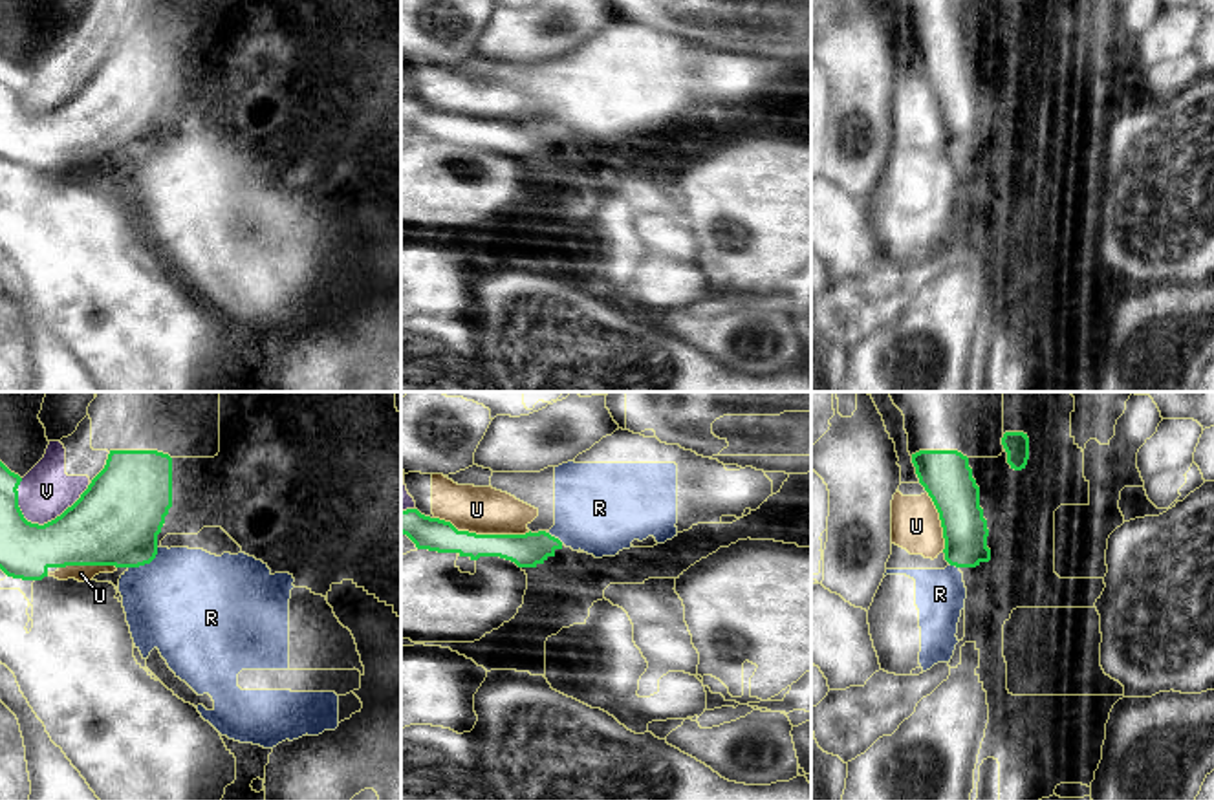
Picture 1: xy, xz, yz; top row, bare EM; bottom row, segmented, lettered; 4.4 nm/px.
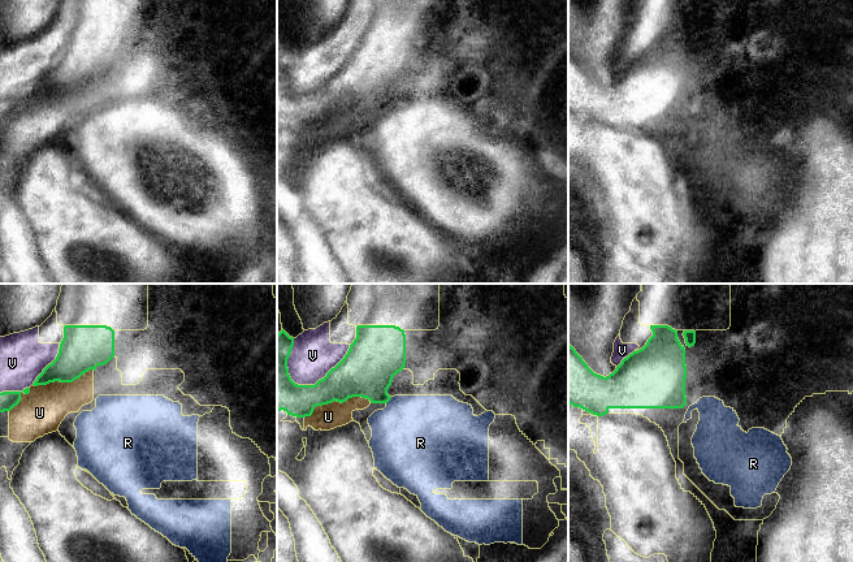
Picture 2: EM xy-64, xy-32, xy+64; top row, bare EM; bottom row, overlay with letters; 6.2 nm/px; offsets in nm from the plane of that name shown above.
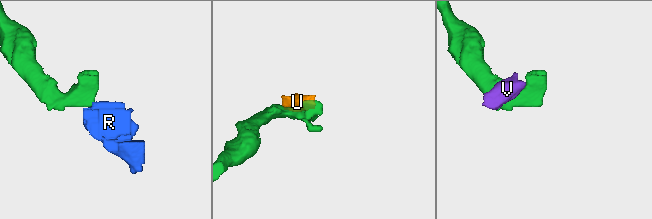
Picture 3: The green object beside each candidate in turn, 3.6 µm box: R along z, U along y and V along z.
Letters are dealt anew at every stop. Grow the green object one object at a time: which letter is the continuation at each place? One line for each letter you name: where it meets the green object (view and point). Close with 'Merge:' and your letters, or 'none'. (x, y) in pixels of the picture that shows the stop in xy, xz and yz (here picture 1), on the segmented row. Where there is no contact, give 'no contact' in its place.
Merge: none

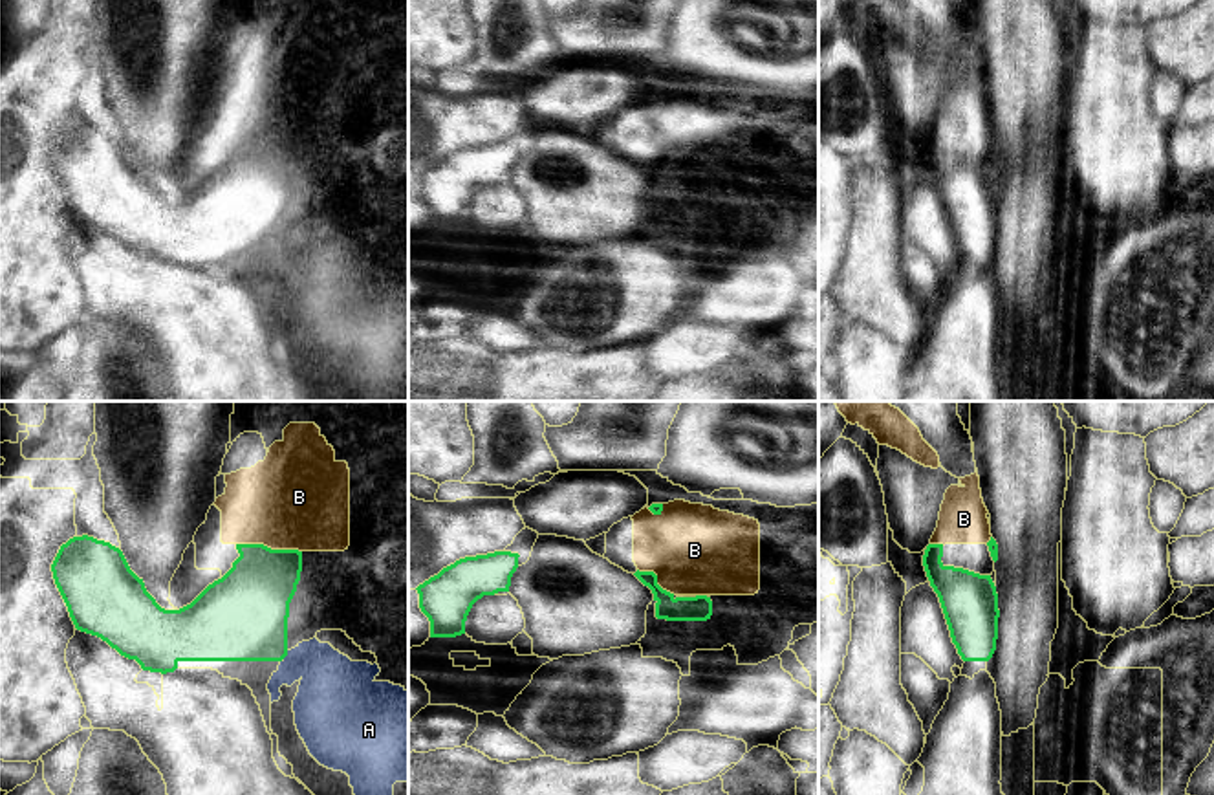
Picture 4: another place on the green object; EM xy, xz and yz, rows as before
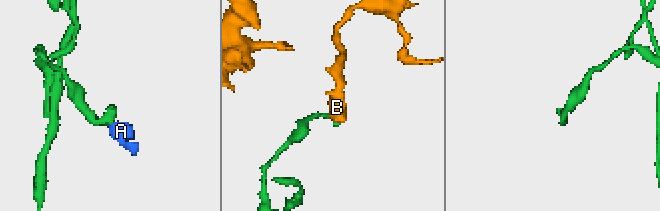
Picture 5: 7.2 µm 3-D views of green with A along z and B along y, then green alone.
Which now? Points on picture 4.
B: meets green in xy at (270, 548)
Merge: B

